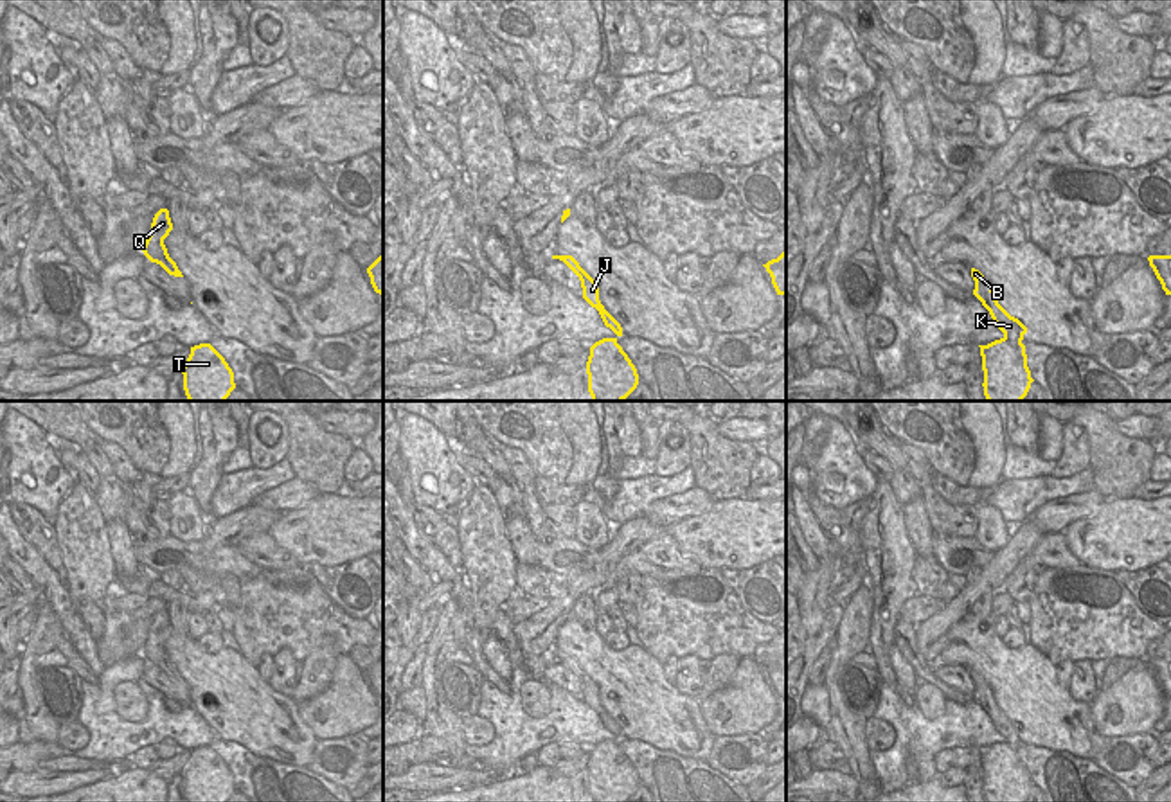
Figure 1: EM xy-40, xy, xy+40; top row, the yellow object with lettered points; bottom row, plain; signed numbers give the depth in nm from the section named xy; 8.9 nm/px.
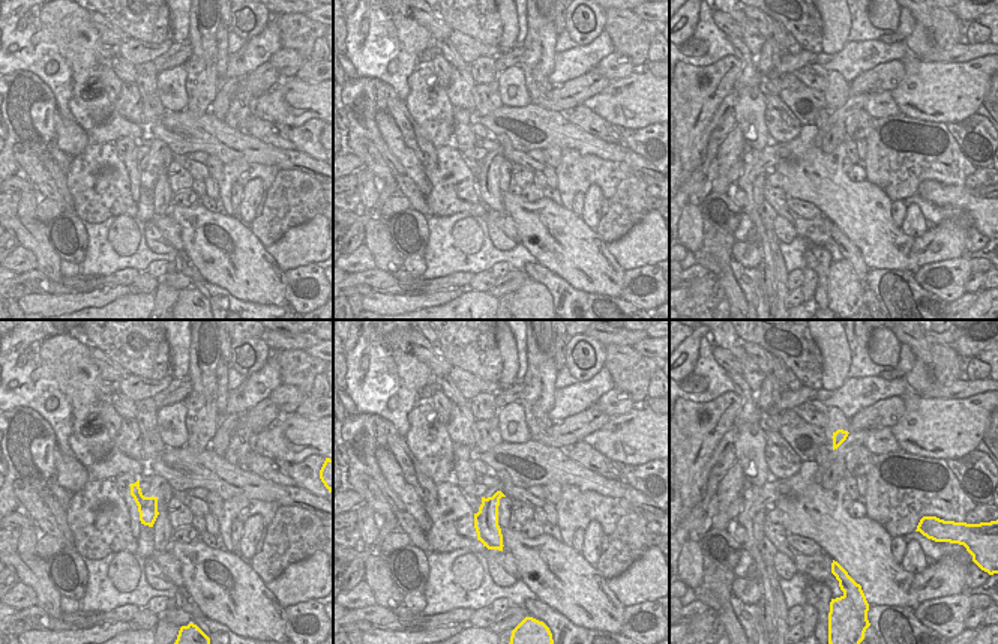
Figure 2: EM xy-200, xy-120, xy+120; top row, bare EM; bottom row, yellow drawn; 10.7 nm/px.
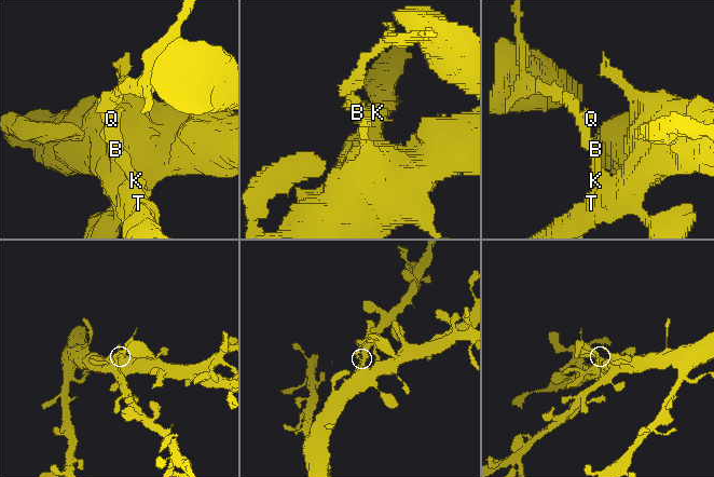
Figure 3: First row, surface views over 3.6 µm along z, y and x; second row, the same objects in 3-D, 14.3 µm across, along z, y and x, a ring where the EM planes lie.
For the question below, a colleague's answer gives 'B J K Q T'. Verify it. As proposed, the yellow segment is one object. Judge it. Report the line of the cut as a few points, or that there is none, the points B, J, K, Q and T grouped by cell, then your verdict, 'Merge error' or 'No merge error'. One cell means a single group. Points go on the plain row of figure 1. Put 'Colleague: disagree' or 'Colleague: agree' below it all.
Split along xy (583, 673), (583, 684). Groups: B J K T / Q. Merge error.
Colleague: disagree

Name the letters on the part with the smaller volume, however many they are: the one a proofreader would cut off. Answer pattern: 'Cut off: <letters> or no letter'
Cut off: Q

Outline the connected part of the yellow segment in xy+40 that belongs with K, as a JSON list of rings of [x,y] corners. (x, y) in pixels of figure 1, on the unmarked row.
[[[971,671],[971,680],[975,683],[973,698],[1004,735],[1000,743],[979,748],[984,773],[984,798],[986,802],[1024,802],[1034,784],[1027,770],[1025,748],[1022,746],[1027,730],[998,707],[993,689],[979,673]]]

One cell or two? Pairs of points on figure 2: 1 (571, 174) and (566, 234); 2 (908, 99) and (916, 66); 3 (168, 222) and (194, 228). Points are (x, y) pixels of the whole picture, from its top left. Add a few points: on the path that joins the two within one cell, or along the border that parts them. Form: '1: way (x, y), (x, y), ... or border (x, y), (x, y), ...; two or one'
1: border (554, 204), (566, 213); two
2: way (916, 92), (916, 74); one
3: border (170, 216), (179, 227), (179, 237), (185, 252); two

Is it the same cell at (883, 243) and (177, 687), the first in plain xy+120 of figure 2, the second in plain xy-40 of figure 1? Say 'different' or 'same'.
different

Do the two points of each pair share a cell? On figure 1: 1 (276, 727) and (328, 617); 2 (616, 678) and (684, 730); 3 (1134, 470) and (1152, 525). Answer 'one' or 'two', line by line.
1: two
2: one
3: two

